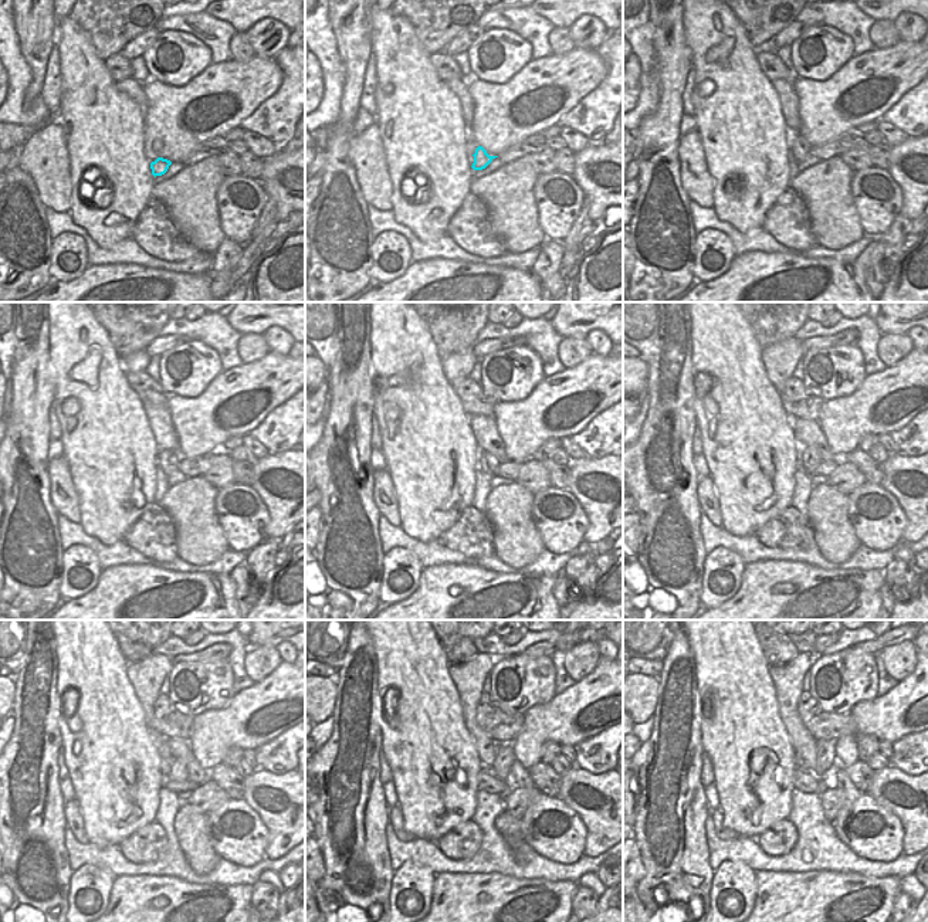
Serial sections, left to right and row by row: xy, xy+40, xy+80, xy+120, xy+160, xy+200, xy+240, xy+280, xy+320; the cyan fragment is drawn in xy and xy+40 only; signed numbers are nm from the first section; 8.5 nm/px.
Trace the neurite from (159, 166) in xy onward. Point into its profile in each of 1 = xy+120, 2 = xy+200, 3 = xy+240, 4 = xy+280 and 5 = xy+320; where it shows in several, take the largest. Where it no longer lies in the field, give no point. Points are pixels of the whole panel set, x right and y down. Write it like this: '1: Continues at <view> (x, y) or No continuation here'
1: Continues at xy+120 (168, 463)
2: Continues at xy+200 (809, 457)
3: Continues at xy+240 (178, 770)
4: Continues at xy+280 (505, 758)
5: Continues at xy+320 (825, 749)

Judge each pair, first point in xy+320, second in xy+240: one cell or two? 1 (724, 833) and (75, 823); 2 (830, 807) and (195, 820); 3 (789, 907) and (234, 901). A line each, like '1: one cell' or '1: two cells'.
1: one cell
2: two cells
3: one cell

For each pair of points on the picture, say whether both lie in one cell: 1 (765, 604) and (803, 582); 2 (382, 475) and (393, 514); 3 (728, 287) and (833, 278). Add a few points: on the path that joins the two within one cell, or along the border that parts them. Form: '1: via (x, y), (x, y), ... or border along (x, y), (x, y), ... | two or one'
1: via (769, 592), (769, 586), (775, 582), (791, 579) | one
2: via (383, 485), (386, 504) | one
3: via (755, 281), (785, 268), (812, 265) | one

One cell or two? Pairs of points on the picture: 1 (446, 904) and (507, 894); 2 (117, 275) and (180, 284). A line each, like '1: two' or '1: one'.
1: one
2: one

